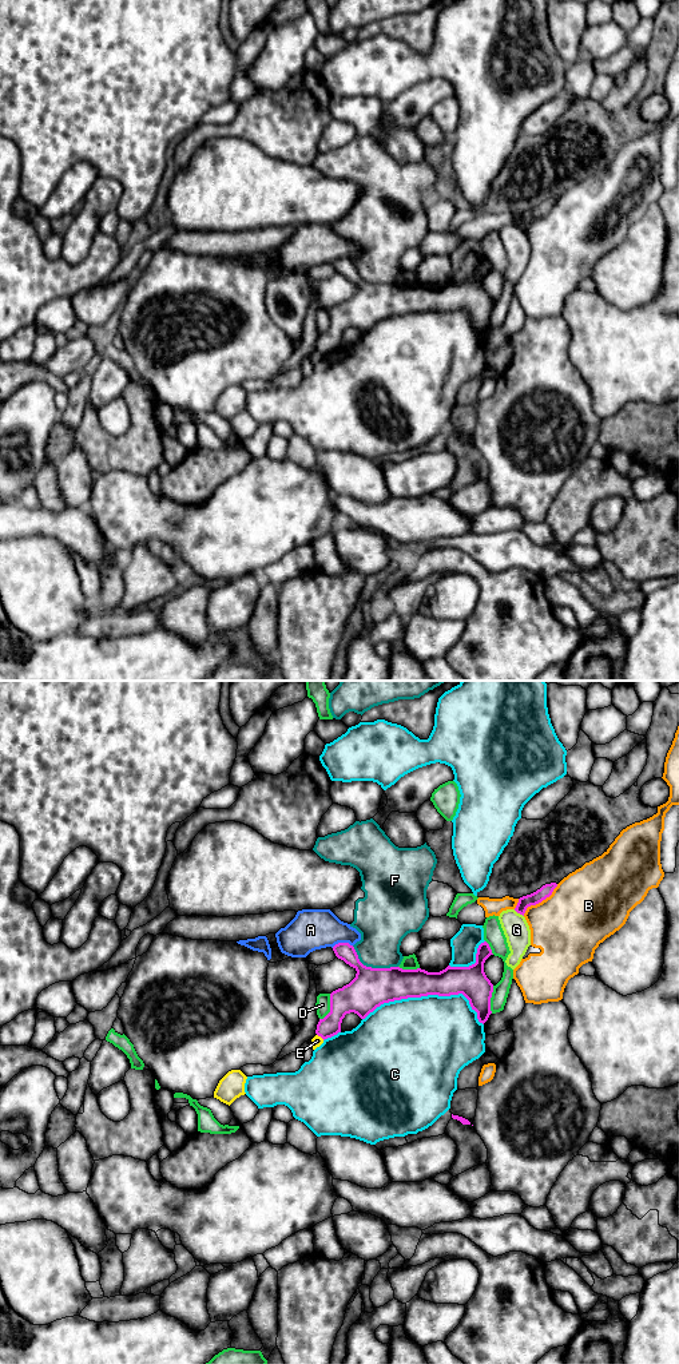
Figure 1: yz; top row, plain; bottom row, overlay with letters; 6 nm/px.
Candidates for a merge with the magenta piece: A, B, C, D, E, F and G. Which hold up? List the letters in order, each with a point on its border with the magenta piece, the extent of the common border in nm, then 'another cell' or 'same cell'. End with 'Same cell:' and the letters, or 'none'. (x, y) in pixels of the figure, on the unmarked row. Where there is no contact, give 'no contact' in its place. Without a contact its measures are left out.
A: meets magenta in yz at (341, 258); contact 130 nm long; another cell
B: meets magenta in yz at (540, 217); contact 280 nm long; another cell
C: meets magenta in yz at (428, 309); contact 750 nm long; another cell
D: meets magenta in yz at (330, 322); contact 170 nm long; another cell
E: meets magenta in yz at (321, 352); contact 60 nm long; another cell
F: meets magenta in yz at (370, 282); contact 300 nm long; another cell
G: meets magenta in yz at (519, 228); contact 80 nm long; another cell
Same cell: none

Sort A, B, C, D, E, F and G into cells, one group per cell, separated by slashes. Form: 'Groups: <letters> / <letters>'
Groups: A / B / C / D / E / F / G

